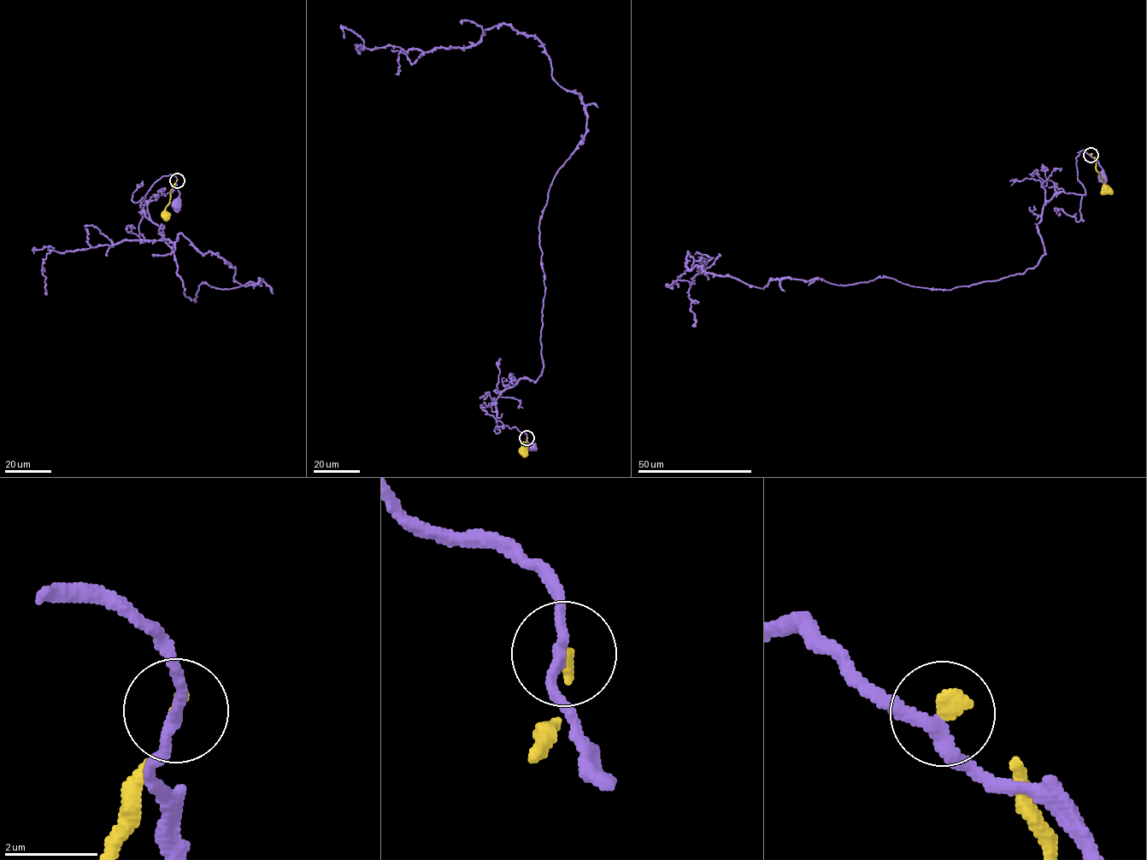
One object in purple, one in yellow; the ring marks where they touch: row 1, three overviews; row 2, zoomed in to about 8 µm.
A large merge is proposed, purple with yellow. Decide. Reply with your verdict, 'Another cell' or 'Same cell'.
Another cell

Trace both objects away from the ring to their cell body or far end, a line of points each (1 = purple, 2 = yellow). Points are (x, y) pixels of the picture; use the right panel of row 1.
1: (1091, 155), (1101, 167), (1101, 177)
2: (1091, 155), (1097, 163), (1096, 170), (1112, 194)

